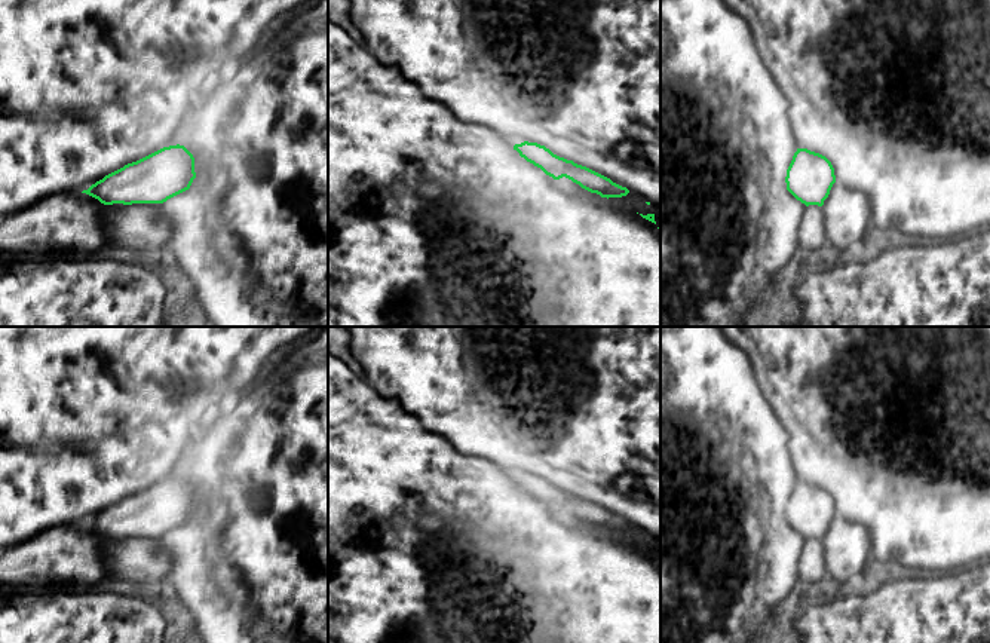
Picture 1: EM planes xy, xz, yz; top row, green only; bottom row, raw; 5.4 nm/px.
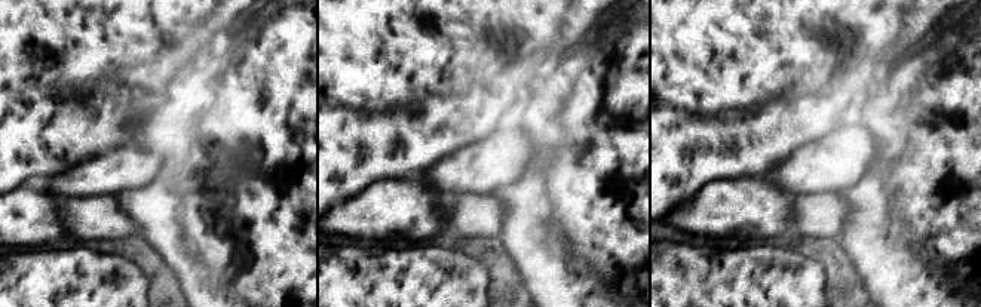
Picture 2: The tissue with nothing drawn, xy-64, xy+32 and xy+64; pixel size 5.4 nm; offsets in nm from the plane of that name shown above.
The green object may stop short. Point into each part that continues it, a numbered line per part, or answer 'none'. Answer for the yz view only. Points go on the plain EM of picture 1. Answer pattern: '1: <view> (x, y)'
none

